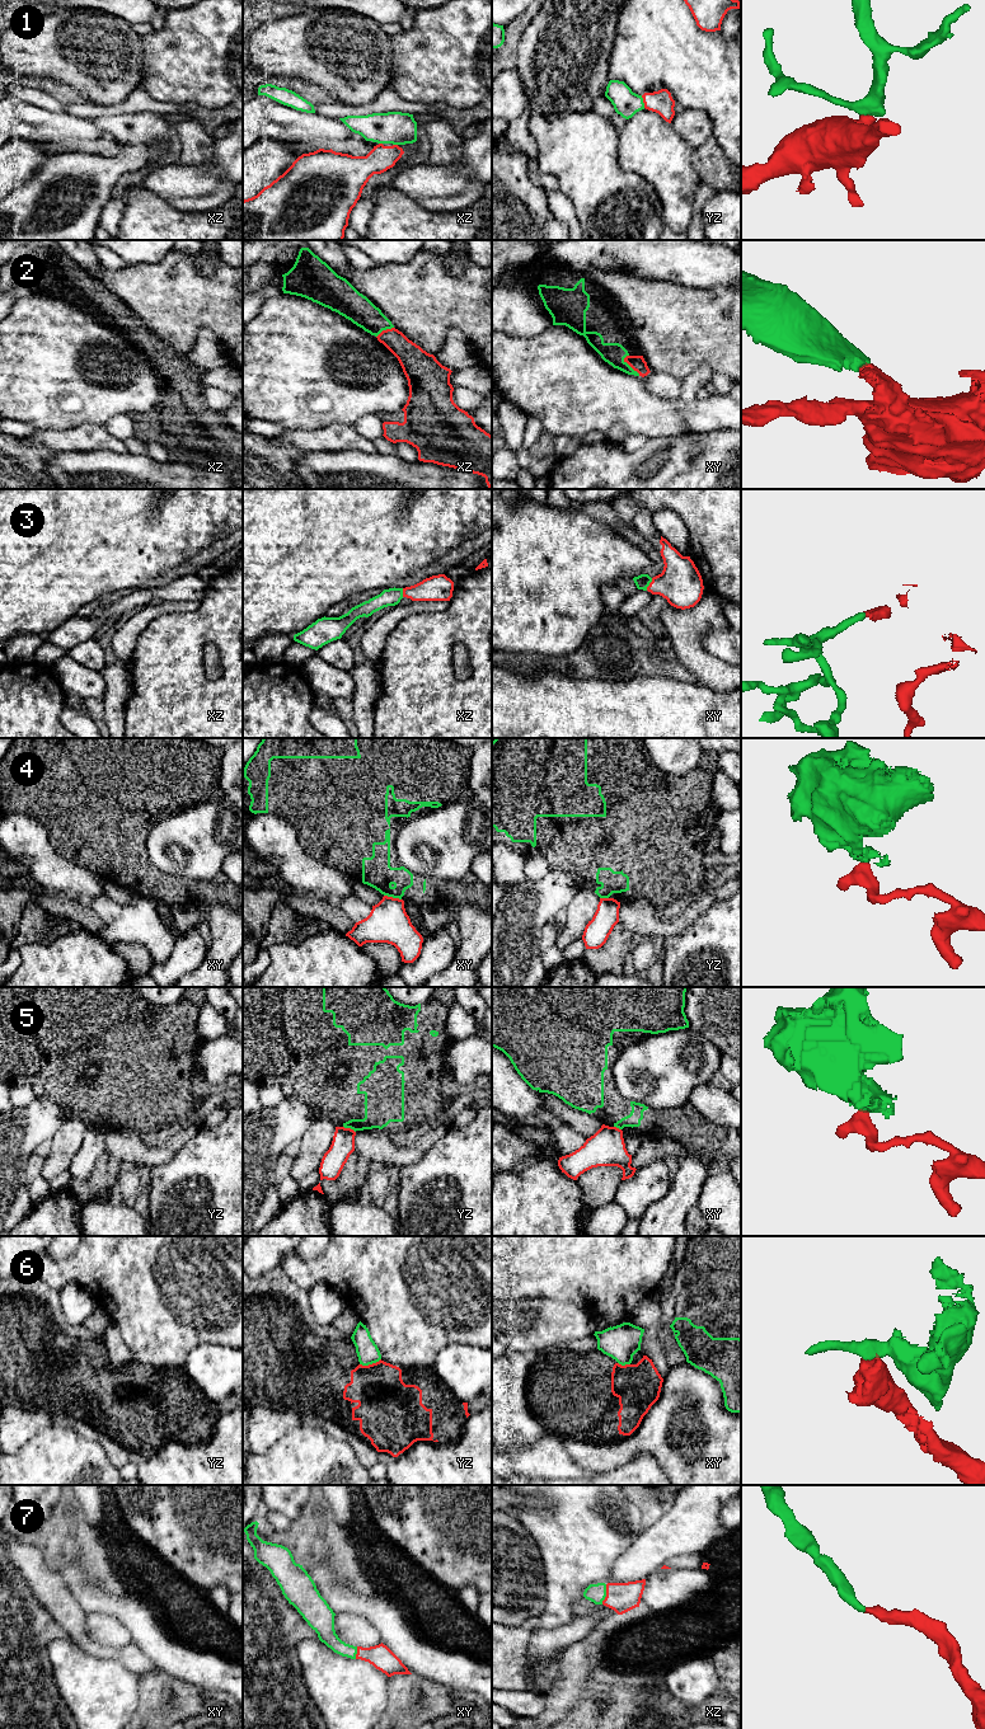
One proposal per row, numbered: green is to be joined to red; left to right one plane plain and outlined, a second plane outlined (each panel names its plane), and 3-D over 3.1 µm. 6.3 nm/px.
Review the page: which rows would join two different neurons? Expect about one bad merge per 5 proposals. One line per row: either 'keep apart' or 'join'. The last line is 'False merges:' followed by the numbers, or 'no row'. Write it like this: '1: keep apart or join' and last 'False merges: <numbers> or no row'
1: join
2: join
3: join
4: keep apart
5: keep apart
6: keep apart
7: join
False merges: 4, 5, 6

